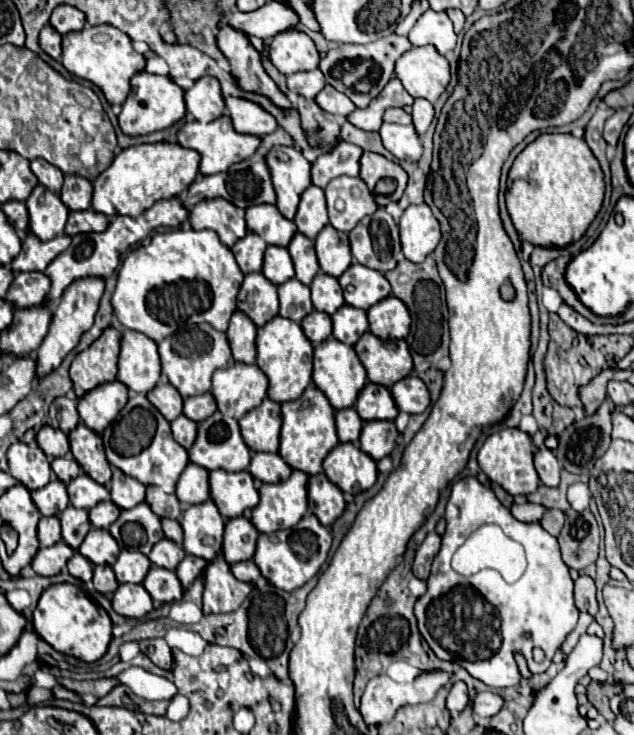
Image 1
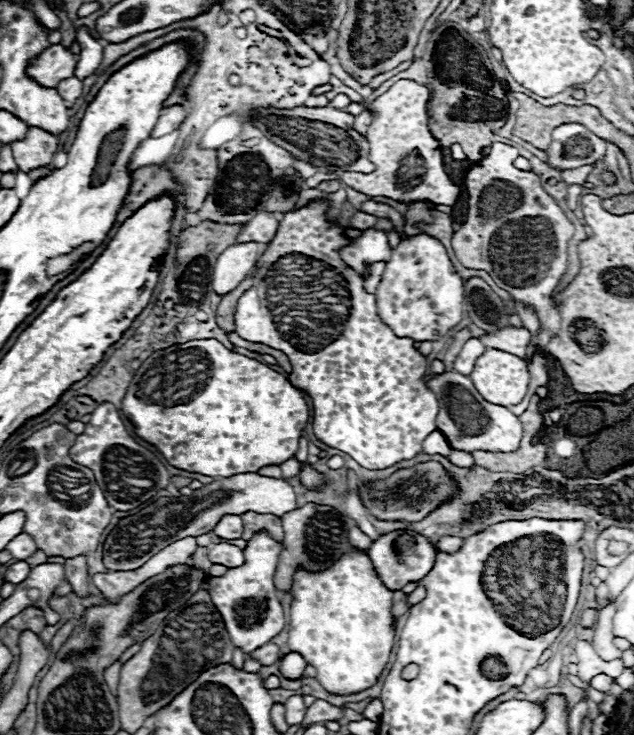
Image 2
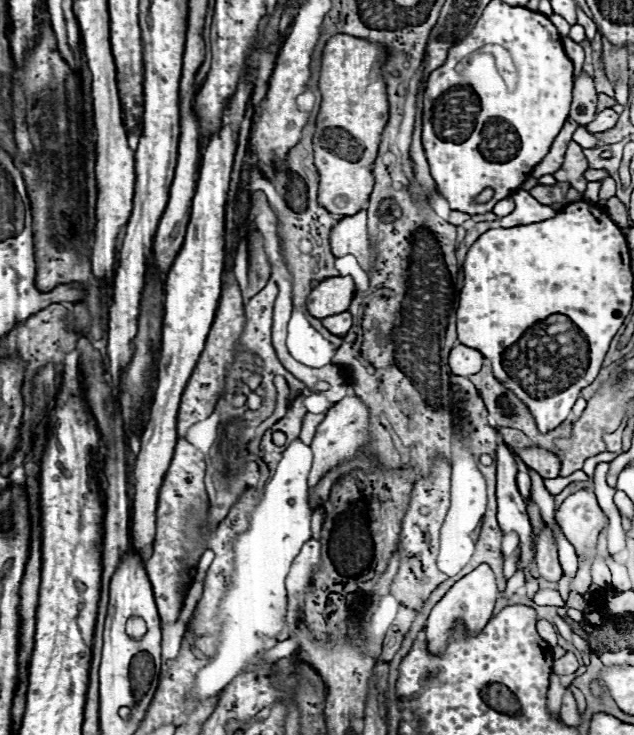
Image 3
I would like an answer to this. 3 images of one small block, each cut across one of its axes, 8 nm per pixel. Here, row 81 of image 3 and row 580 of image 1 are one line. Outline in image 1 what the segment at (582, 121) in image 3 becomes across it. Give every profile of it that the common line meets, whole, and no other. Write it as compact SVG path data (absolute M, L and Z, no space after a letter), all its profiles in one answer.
M580 576L574 582L574 600L576 600L576 608L580 612L588 612L590 616L596 616L596 612L598 612L596 586L590 576Z

